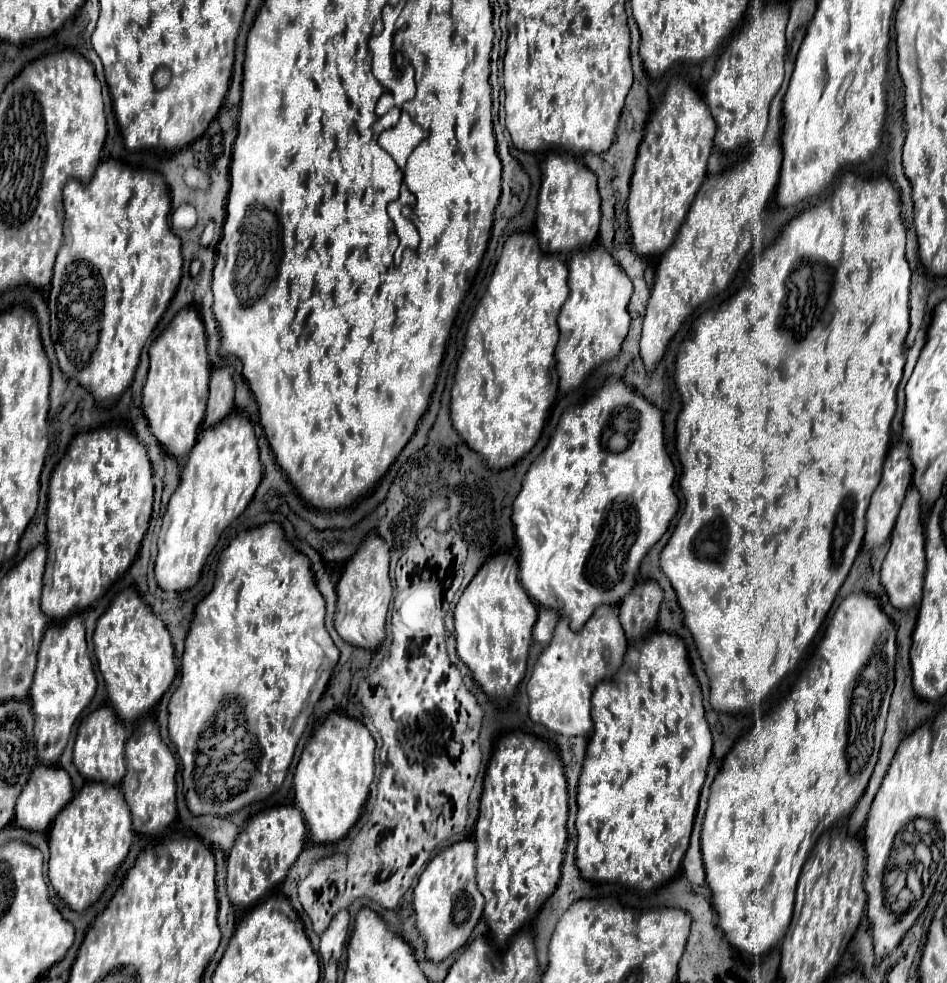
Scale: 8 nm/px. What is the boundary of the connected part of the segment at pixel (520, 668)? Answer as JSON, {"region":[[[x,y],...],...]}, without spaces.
{"region":[[[502,553],[490,557],[464,589],[454,615],[458,657],[472,671],[474,681],[484,689],[484,693],[496,697],[498,705],[504,705],[504,699],[514,695],[524,677],[528,649],[532,643],[532,627],[538,617],[538,607],[518,581],[516,555]]]}

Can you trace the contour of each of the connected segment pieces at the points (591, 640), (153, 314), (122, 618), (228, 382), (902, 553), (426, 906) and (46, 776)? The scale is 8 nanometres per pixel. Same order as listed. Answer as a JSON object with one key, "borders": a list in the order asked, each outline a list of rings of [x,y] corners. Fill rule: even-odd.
{"borders":[[[[602,605],[594,611],[588,623],[580,631],[572,631],[566,617],[560,617],[558,627],[554,629],[552,641],[534,663],[530,681],[528,681],[528,697],[530,697],[530,717],[536,723],[542,723],[550,731],[560,735],[584,735],[592,733],[592,717],[590,717],[590,695],[594,685],[604,679],[608,673],[616,673],[622,657],[628,649],[628,639],[618,623],[618,607]]],[[[114,159],[102,161],[86,185],[70,179],[64,187],[64,209],[64,243],[56,255],[48,291],[52,343],[62,373],[90,389],[100,405],[110,405],[132,383],[140,351],[180,283],[182,239],[168,225],[170,193],[162,175],[130,169]]],[[[124,589],[96,623],[94,653],[106,681],[110,703],[122,721],[144,717],[176,677],[170,631],[134,589]]],[[[232,367],[212,369],[210,373],[210,397],[206,407],[204,425],[216,425],[234,409],[234,379]]],[[[910,485],[890,535],[890,549],[882,563],[882,585],[890,597],[890,603],[896,609],[904,611],[920,603],[924,583],[924,563],[926,561],[924,561],[924,531],[920,525],[920,495],[916,487]]],[[[470,839],[458,841],[442,849],[424,869],[420,881],[414,889],[414,913],[416,927],[426,939],[426,955],[434,963],[446,959],[456,949],[460,949],[478,919],[482,917],[484,897],[476,887],[476,845]]],[[[40,763],[30,775],[30,783],[26,783],[26,787],[22,789],[22,795],[18,797],[14,823],[24,829],[30,829],[30,831],[44,831],[50,827],[54,817],[66,807],[66,803],[72,799],[72,795],[74,795],[74,789],[72,789],[70,775],[62,767],[56,767],[56,765],[46,767]]]]}

